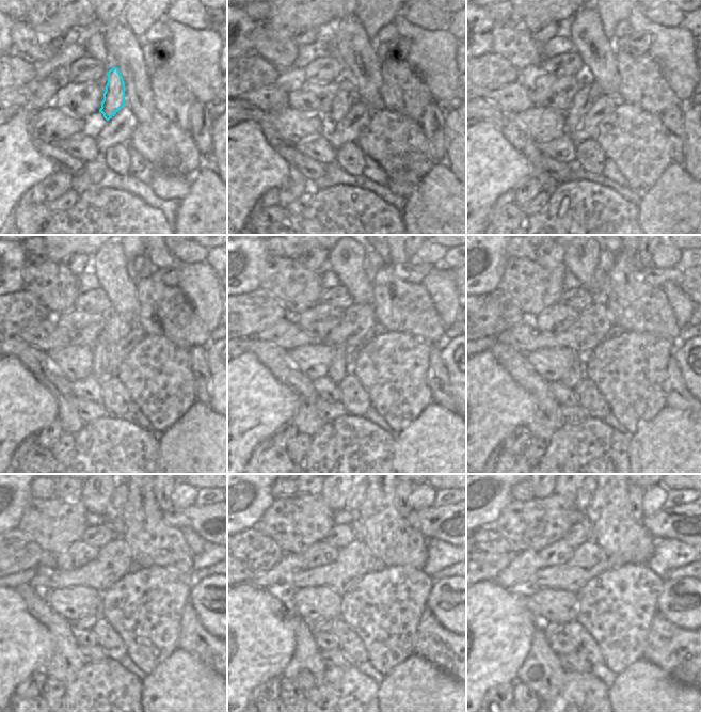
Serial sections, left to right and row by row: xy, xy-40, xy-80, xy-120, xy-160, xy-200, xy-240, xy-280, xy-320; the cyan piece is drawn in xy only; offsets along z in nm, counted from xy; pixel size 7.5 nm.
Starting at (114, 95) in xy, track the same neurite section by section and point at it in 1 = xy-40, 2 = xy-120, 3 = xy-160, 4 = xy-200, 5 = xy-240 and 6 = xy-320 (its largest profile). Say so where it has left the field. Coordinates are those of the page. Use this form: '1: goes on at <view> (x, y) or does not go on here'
1: goes on at xy-40 (348, 95)
2: goes on at xy-120 (101, 351)
3: goes on at xy-160 (340, 366)
4: goes on at xy-200 (575, 375)
5: goes on at xy-240 (88, 622)
6: goes on at xy-320 (550, 629)

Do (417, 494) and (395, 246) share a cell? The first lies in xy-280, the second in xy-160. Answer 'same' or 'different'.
different

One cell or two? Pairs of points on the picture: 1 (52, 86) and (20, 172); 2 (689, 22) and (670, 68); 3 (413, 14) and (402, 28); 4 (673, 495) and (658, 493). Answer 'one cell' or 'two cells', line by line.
1: one cell
2: two cells
3: two cells
4: two cells

